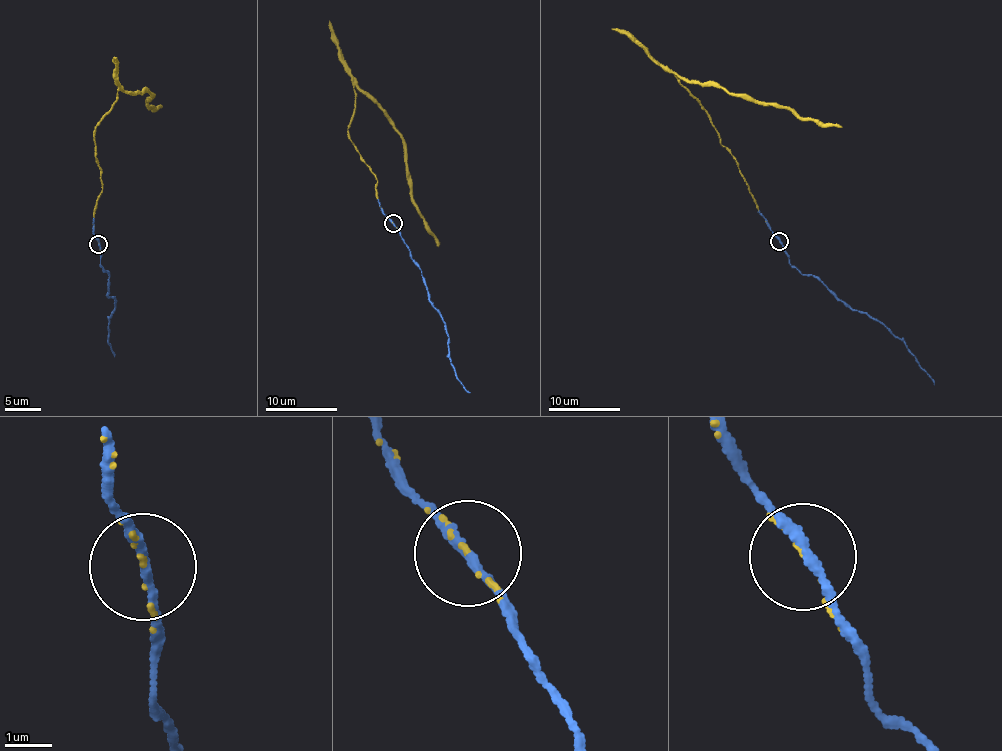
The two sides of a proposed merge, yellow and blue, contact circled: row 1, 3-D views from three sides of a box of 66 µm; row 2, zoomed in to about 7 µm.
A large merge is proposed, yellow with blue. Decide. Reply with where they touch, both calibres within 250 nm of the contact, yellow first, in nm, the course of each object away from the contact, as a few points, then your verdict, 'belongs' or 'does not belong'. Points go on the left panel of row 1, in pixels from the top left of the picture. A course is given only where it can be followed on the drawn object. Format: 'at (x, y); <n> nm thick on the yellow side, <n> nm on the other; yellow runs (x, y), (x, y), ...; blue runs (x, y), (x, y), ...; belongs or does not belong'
at (98, 244); 60 nm thick on the yellow side, 190 nm on the other; yellow runs (99, 244), (94, 218), (103, 183), (94, 126), (120, 90), (145, 89), (153, 97), (145, 102), (159, 107); blue runs (99, 244), (100, 265), (110, 277), (106, 293), (115, 299), (107, 332), (107, 344), (114, 356); belongs

